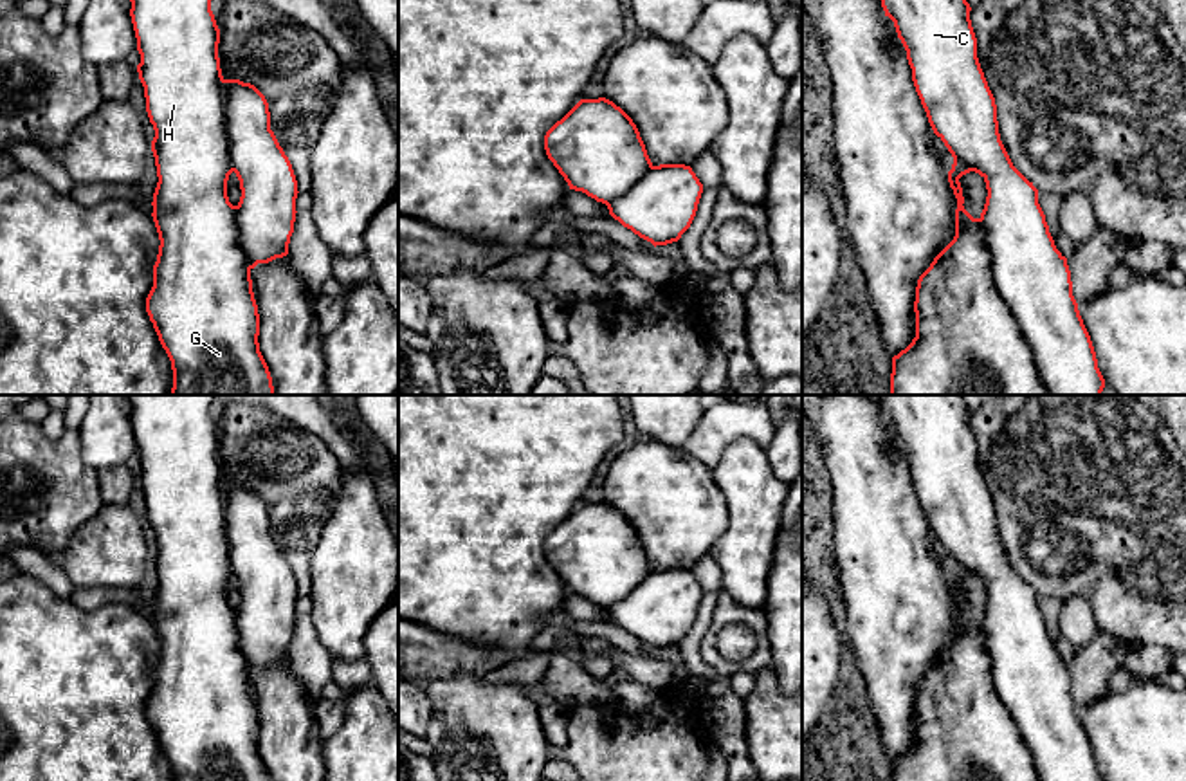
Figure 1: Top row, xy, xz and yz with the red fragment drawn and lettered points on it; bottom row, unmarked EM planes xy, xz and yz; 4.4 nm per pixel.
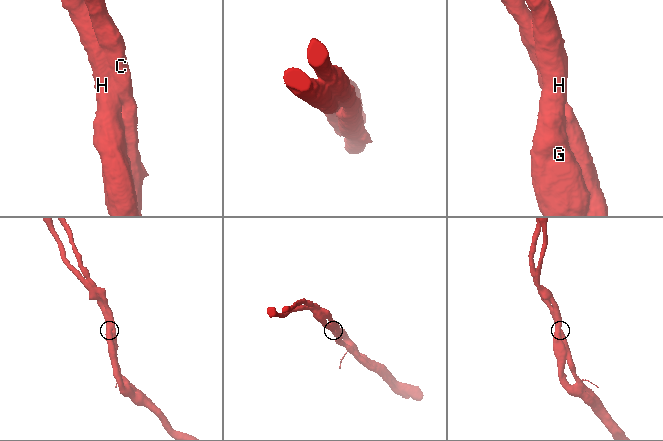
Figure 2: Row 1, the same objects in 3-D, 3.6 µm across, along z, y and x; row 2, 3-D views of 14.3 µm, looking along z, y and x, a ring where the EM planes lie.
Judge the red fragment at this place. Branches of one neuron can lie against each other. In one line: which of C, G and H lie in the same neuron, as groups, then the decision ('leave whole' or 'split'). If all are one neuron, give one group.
C G H; leave whole

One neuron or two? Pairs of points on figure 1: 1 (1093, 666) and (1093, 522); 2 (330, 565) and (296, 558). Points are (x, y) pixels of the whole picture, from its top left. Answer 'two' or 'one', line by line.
1: two
2: two

